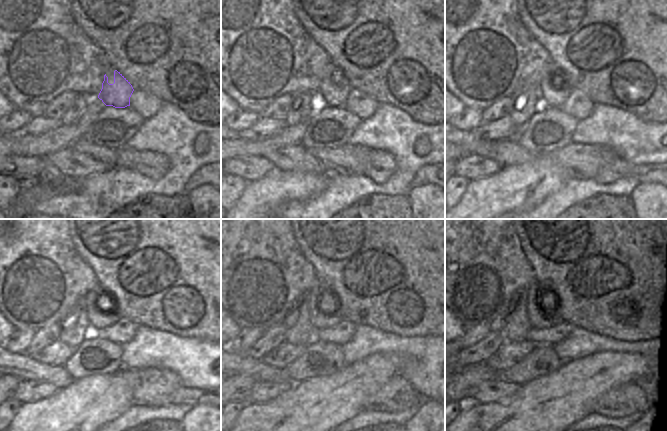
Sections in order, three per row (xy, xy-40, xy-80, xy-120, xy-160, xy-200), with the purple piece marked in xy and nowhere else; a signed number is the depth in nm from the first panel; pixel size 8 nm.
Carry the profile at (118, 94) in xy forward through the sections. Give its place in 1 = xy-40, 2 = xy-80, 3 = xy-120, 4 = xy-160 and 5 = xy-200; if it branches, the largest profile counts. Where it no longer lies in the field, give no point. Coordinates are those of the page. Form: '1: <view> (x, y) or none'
1: xy-40 (329, 94)
2: xy-80 (549, 91)
3: xy-120 (99, 314)
4: xy-160 (321, 317)
5: xy-200 (539, 316)

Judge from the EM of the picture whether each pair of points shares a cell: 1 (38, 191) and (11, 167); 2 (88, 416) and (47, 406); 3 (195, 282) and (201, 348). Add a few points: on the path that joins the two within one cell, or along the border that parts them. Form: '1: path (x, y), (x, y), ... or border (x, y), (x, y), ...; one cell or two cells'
1: border (37, 179), (24, 184); two cells
2: path (78, 415), (57, 415); one cell
3: border (177, 335), (206, 339), (210, 342); two cells

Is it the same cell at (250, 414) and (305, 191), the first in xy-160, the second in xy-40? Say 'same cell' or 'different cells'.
same cell

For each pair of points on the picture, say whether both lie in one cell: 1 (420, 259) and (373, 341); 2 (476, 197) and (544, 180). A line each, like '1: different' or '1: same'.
1: different
2: same

